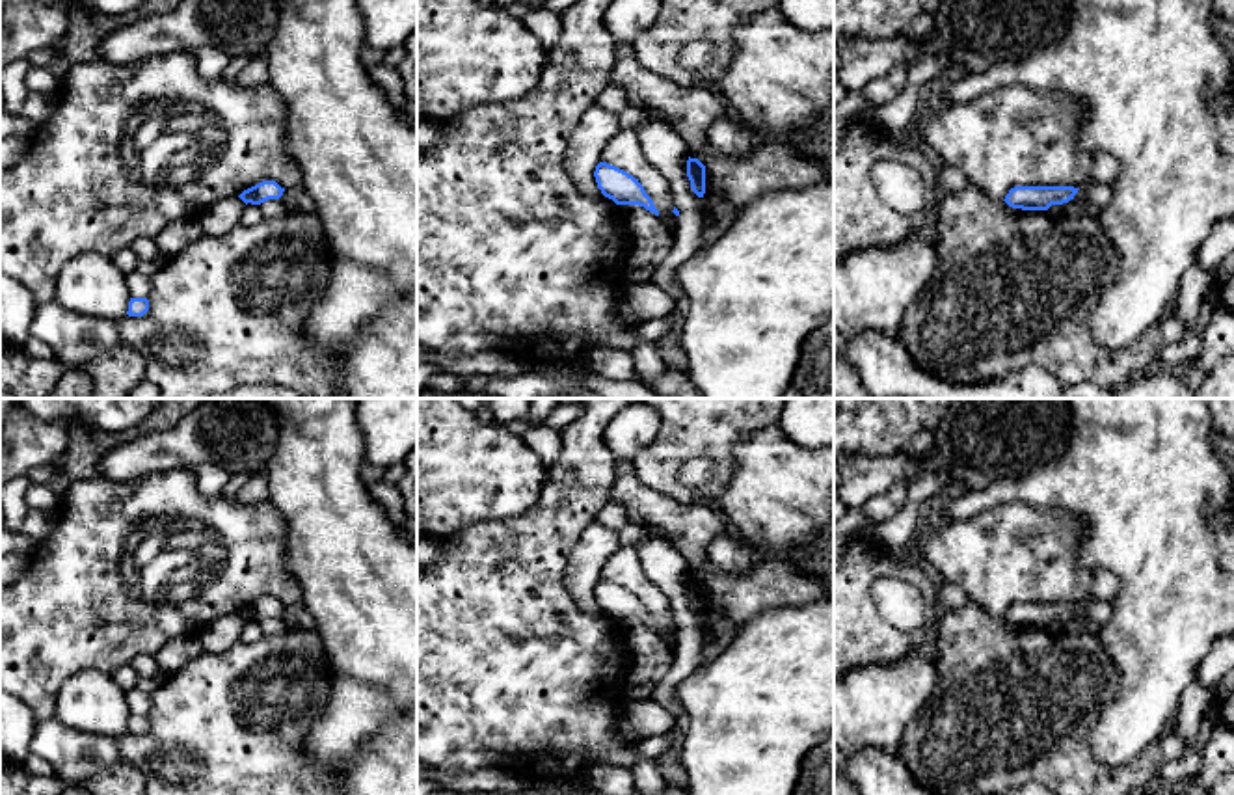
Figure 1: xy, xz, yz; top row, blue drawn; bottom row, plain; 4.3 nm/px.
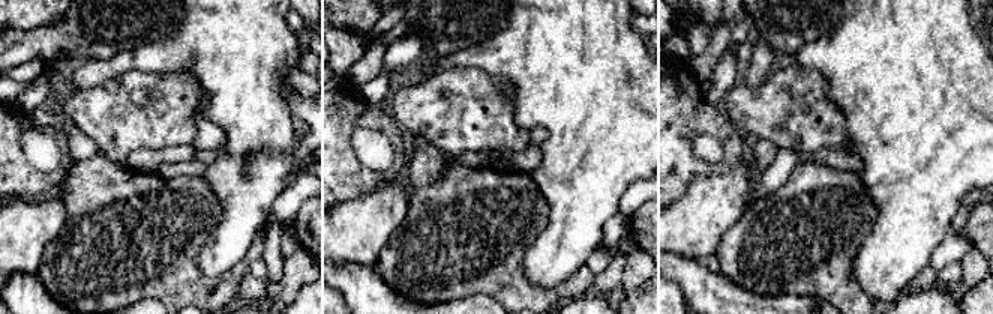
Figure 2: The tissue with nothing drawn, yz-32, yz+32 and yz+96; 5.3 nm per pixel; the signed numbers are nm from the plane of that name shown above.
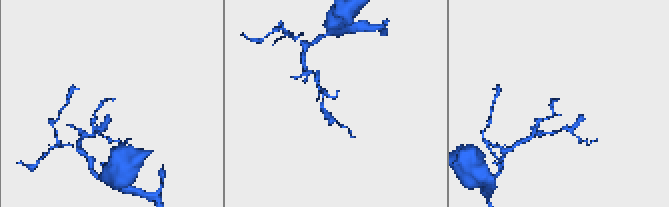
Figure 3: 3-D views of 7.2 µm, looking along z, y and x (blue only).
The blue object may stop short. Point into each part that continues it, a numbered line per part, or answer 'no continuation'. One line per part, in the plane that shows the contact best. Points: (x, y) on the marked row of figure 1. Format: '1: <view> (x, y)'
no continuation

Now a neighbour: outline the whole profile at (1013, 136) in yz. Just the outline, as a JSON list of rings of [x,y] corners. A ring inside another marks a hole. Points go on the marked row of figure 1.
[[[1007,86],[921,114],[921,145],[1003,201],[1014,186],[1081,188],[1091,181],[1094,158],[1080,147],[1083,119],[1085,104],[1072,95]]]

